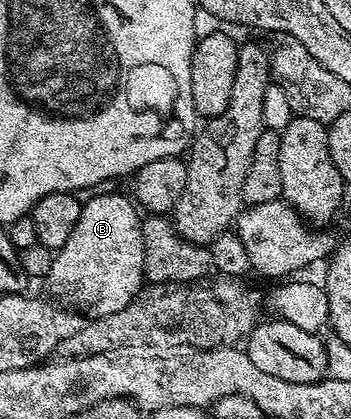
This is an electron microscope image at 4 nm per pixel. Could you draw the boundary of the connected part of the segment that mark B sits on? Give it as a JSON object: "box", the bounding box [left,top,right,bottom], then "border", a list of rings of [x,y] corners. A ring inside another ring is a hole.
{"box":[46,192,146,319],"border":[[[114,192],[98,194],[81,205],[78,223],[66,245],[57,249],[46,277],[53,301],[86,314],[89,319],[118,313],[146,282],[142,220],[135,203],[125,196]]]}

